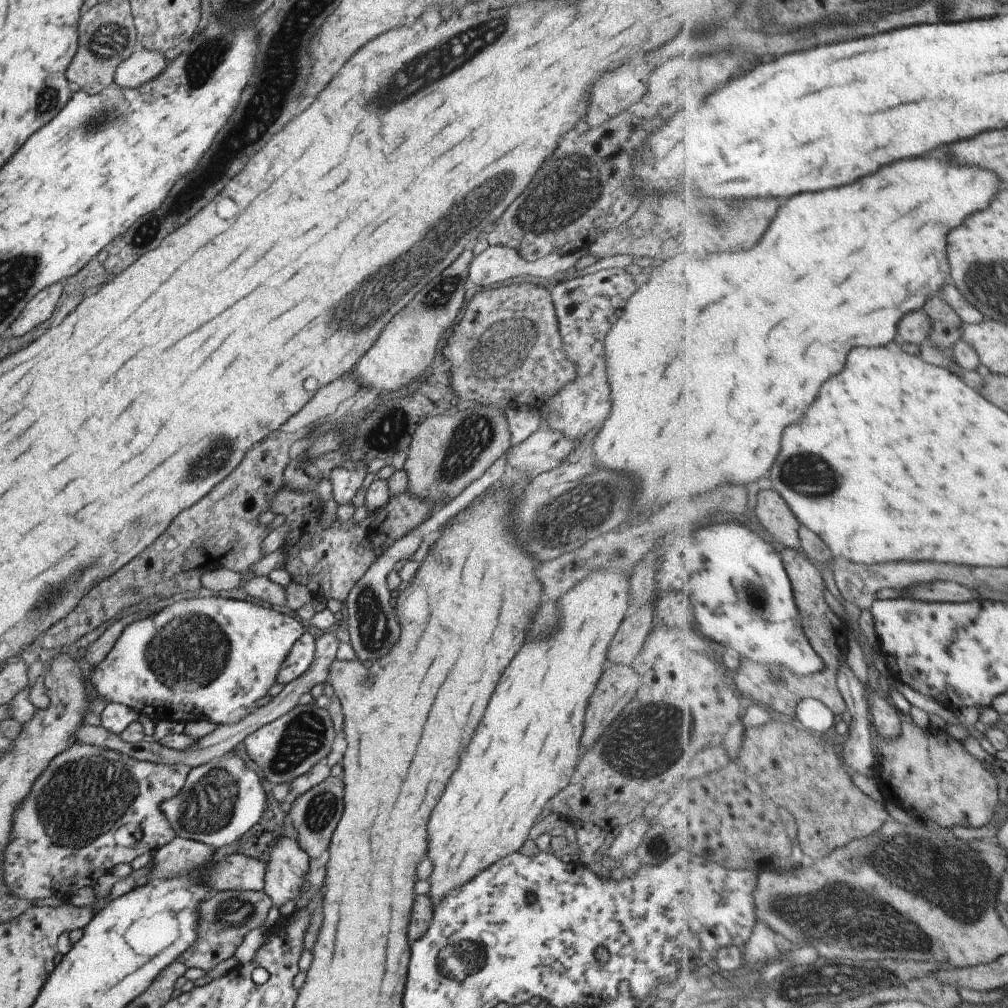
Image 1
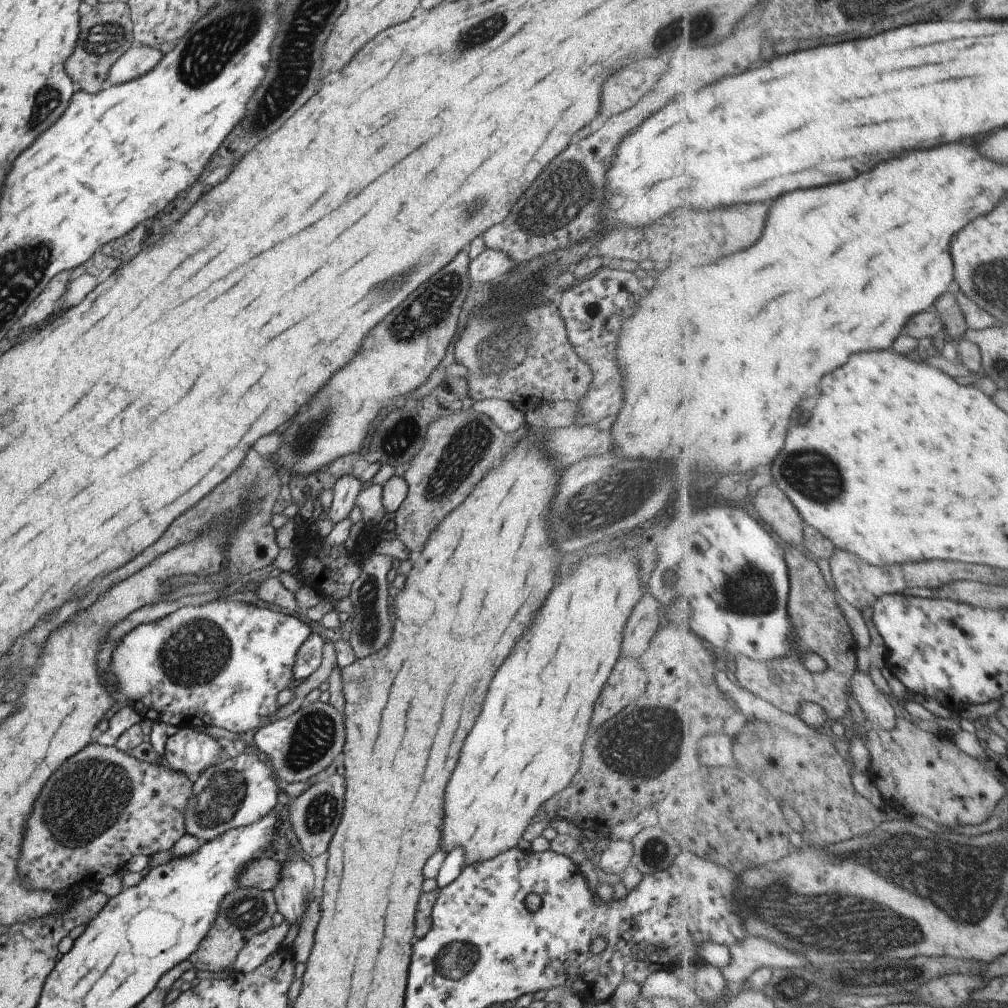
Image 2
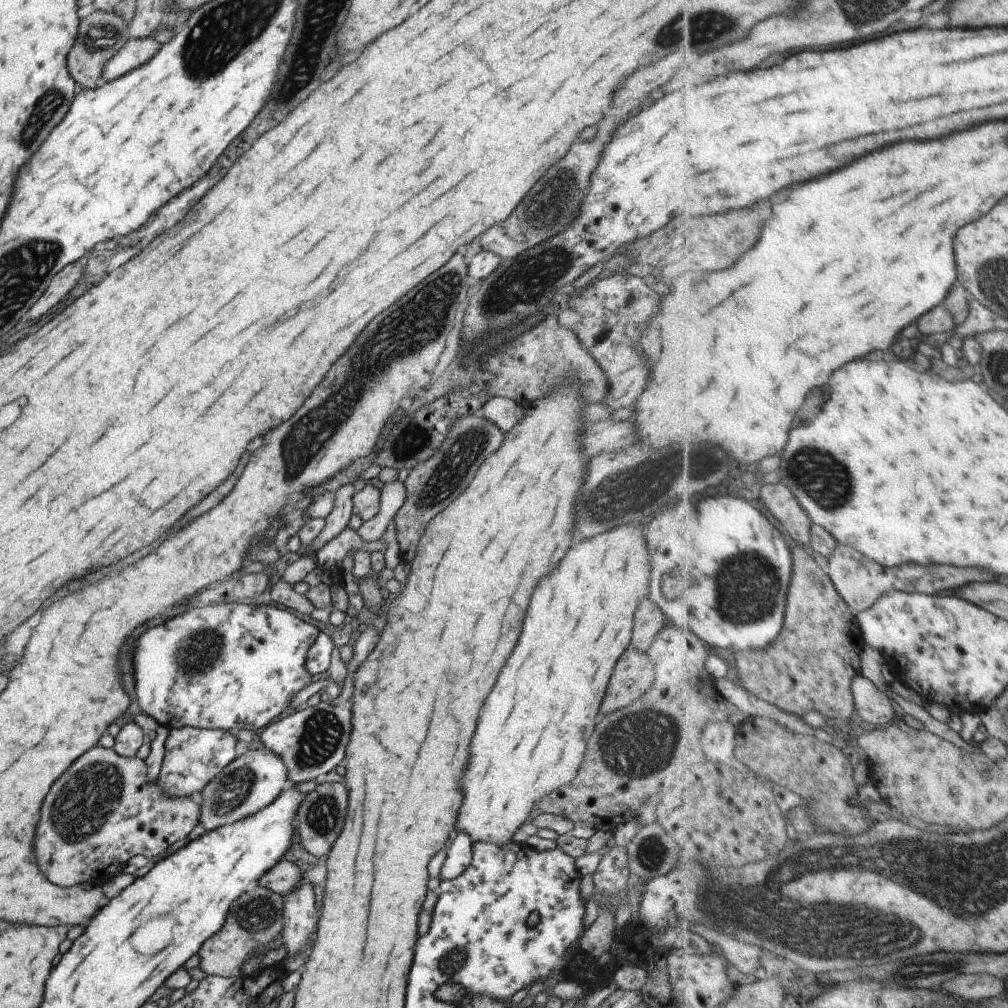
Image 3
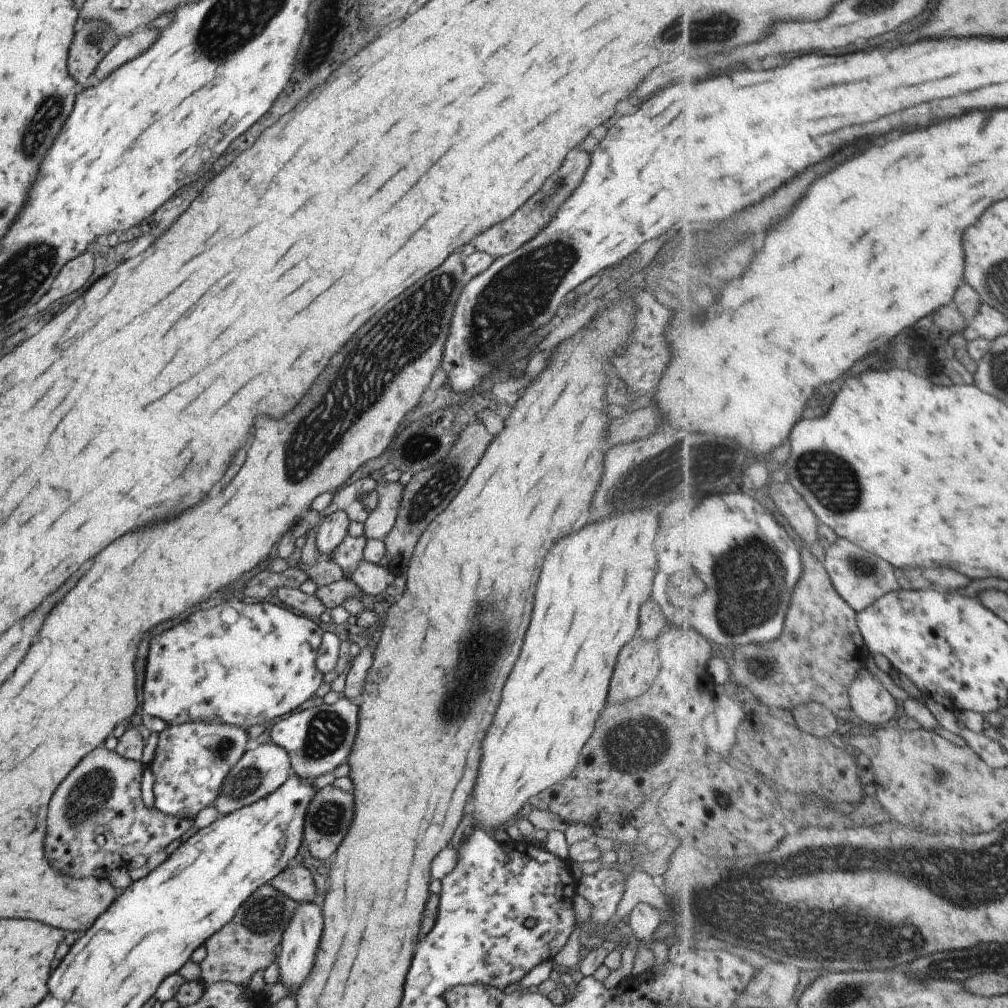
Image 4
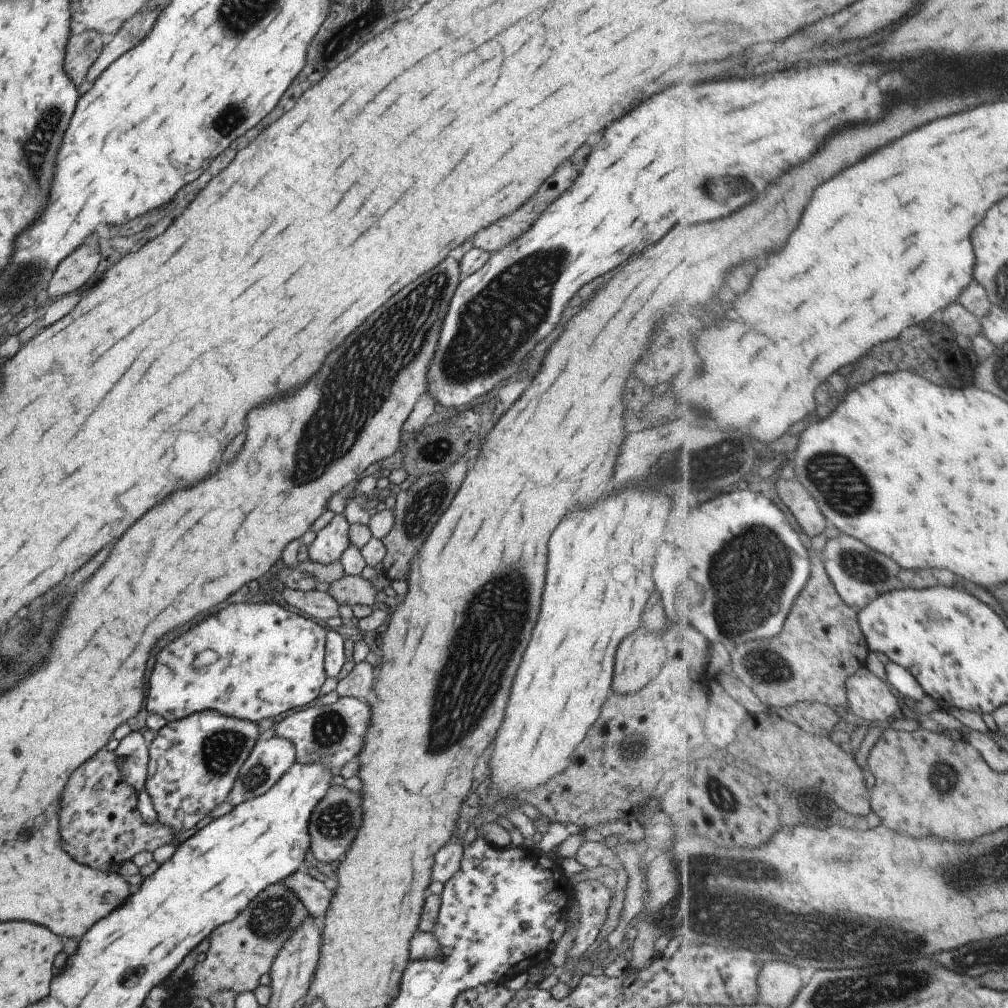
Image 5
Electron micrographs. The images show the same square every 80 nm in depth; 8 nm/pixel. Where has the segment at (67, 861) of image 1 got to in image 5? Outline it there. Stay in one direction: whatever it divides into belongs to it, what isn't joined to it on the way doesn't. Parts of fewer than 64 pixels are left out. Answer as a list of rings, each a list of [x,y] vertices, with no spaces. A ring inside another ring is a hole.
[[[101,749],[86,760],[66,782],[59,795],[60,846],[78,864],[94,870],[116,872],[122,862],[130,861],[136,854],[153,852],[171,844],[177,831],[160,823],[146,824],[138,811],[138,794],[126,781],[117,764],[115,752]]]

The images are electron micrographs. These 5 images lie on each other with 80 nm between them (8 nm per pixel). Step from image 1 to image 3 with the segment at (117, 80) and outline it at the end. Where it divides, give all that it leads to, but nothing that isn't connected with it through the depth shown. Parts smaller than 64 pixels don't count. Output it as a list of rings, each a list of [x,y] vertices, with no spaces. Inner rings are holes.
[[[153,37],[130,40],[105,64],[100,84],[116,80],[131,70],[146,64],[158,52],[161,44]]]

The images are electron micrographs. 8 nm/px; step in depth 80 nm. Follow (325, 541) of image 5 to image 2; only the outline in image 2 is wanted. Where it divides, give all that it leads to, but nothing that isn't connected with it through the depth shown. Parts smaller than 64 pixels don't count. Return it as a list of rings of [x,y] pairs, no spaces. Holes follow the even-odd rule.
[[[341,475],[333,487],[333,501],[330,506],[330,518],[334,525],[349,516],[356,505],[362,482],[352,475]]]

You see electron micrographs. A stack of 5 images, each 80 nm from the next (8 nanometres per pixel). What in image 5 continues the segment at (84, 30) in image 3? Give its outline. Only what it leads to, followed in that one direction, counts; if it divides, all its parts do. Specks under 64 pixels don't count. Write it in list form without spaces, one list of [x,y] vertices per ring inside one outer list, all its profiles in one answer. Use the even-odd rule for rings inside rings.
[[[94,30],[74,34],[68,38],[64,56],[64,72],[74,86],[79,87],[84,82],[90,66],[100,56],[106,40]]]

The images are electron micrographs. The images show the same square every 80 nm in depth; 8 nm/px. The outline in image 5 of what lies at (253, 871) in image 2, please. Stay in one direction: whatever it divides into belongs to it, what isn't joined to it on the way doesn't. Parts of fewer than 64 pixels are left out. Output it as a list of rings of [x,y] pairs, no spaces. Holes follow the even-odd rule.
[[[295,871],[284,878],[280,884],[294,893],[298,901],[306,906],[306,910],[310,914],[314,914],[314,916],[324,916],[326,914],[332,892],[322,882],[312,878],[310,874]]]

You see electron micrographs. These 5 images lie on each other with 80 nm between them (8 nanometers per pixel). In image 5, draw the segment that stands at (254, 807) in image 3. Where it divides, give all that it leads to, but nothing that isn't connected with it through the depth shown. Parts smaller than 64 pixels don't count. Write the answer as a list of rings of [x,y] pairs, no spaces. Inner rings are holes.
[[[276,735],[268,738],[268,740],[258,741],[253,747],[249,758],[241,767],[240,773],[227,797],[227,802],[232,804],[233,807],[236,807],[255,797],[264,795],[274,787],[276,782],[279,782],[286,775],[286,772],[295,763],[296,754],[292,742],[279,738]]]

